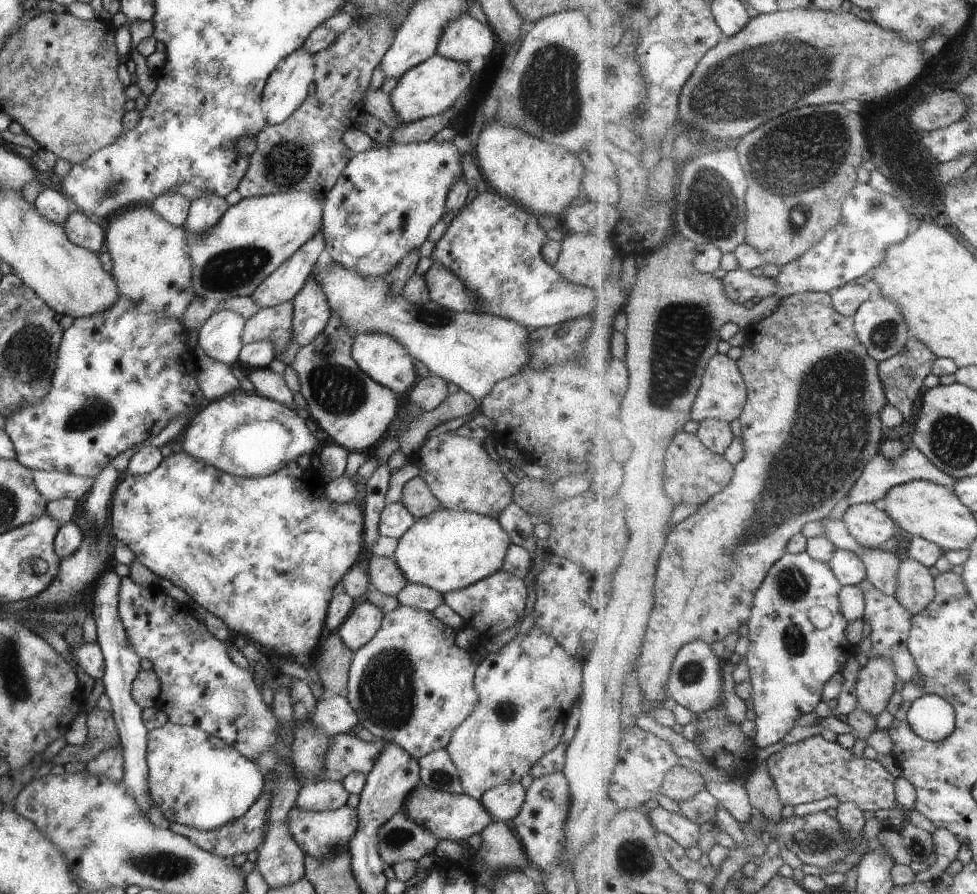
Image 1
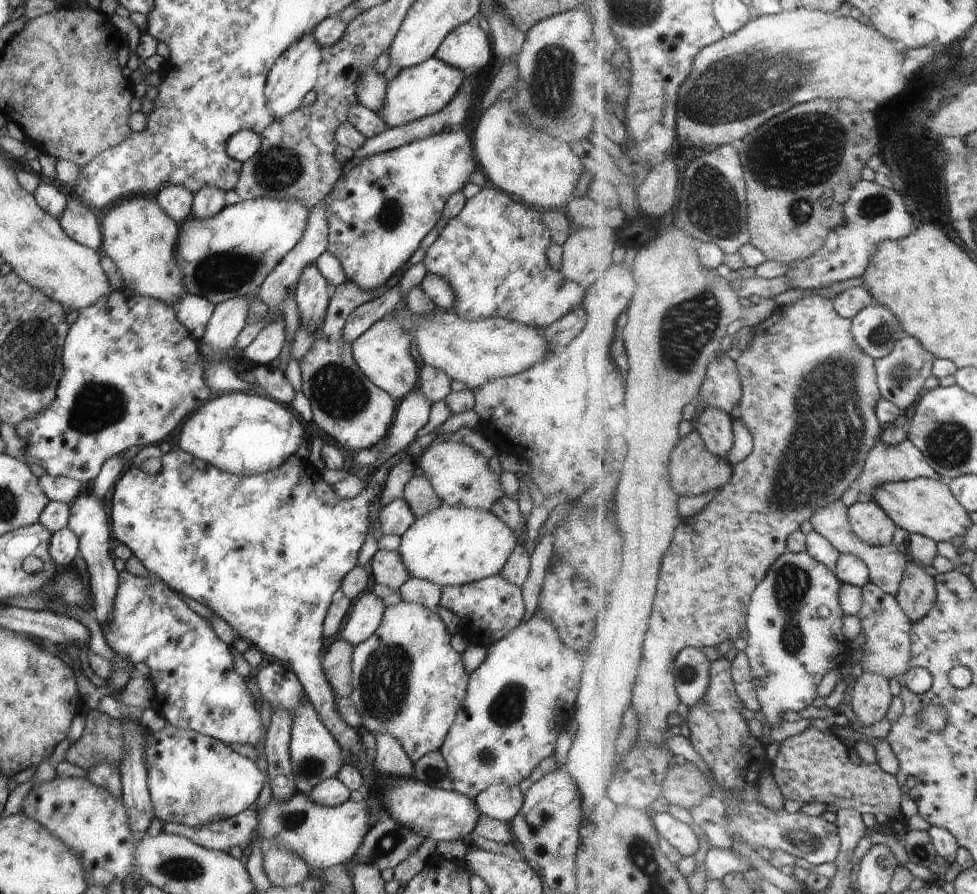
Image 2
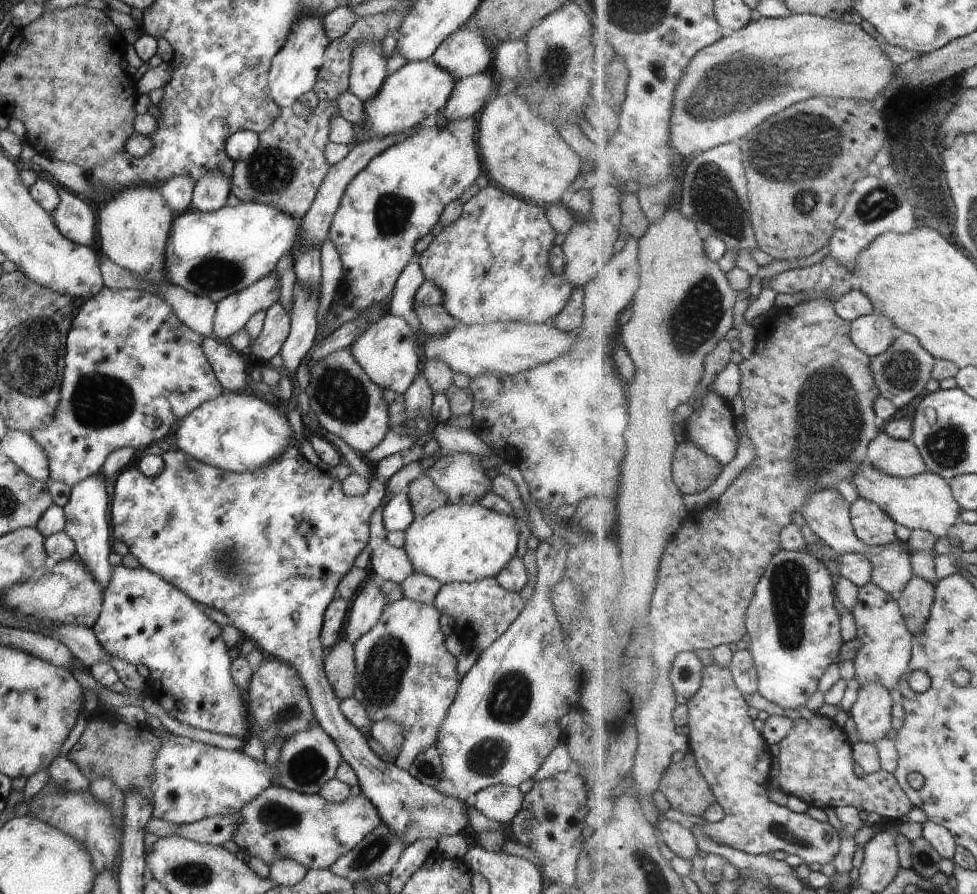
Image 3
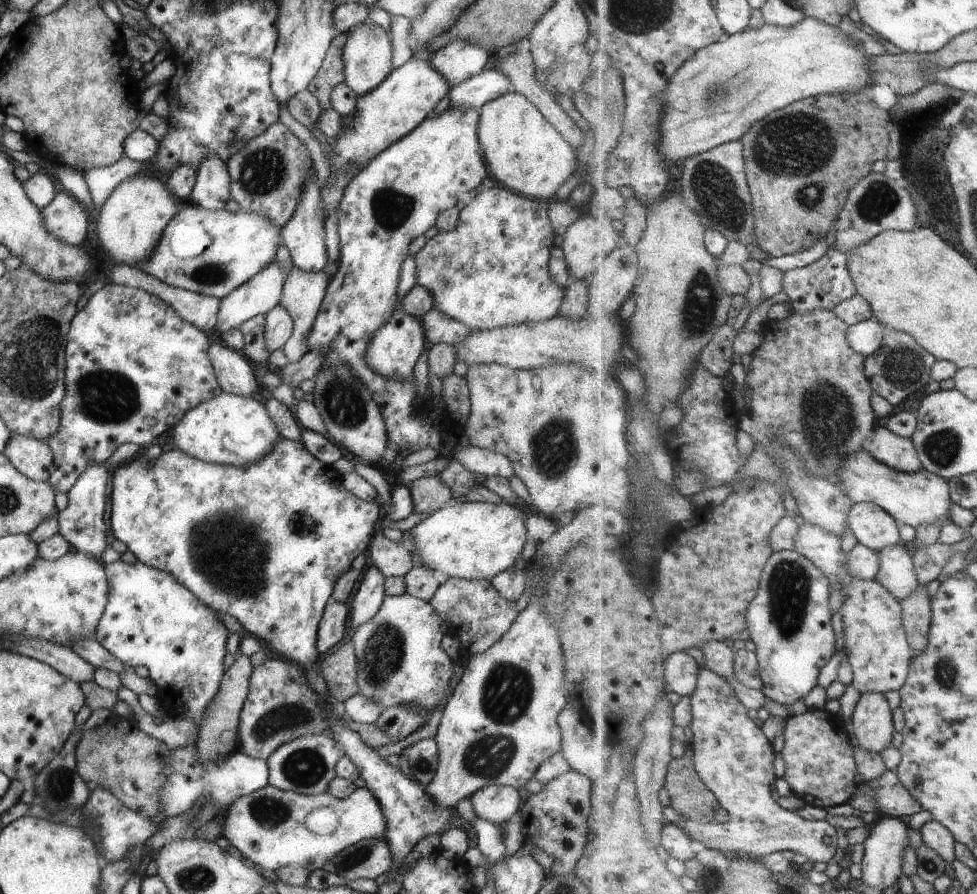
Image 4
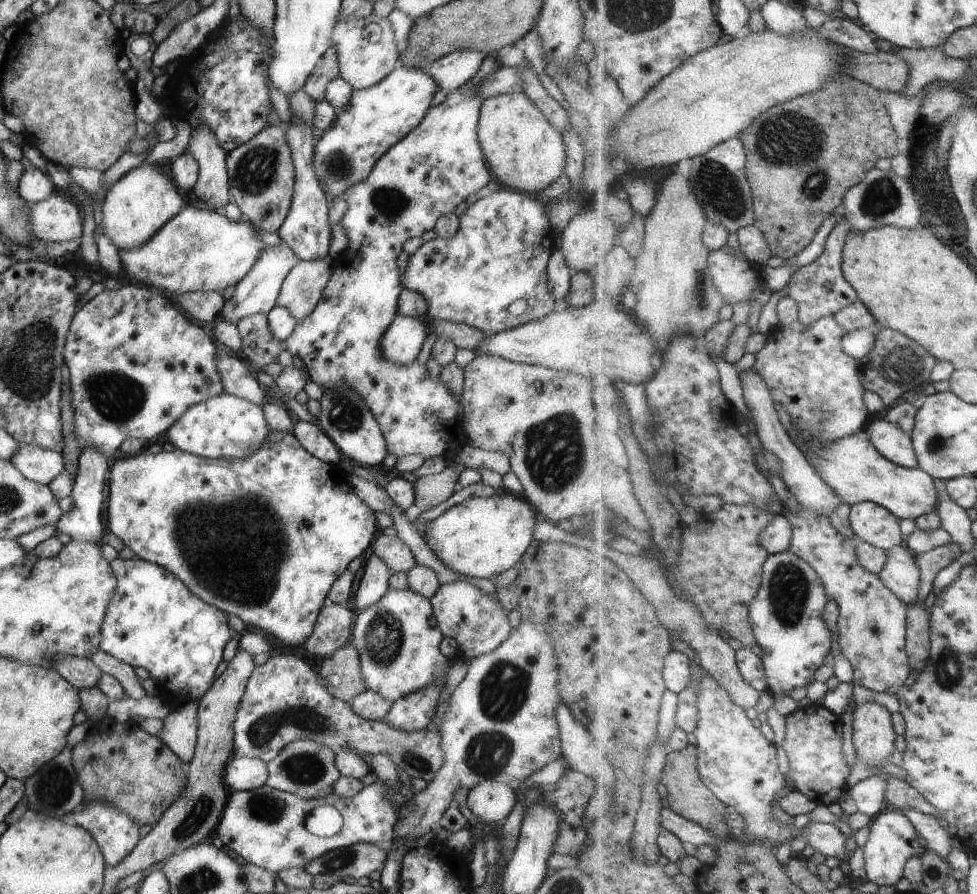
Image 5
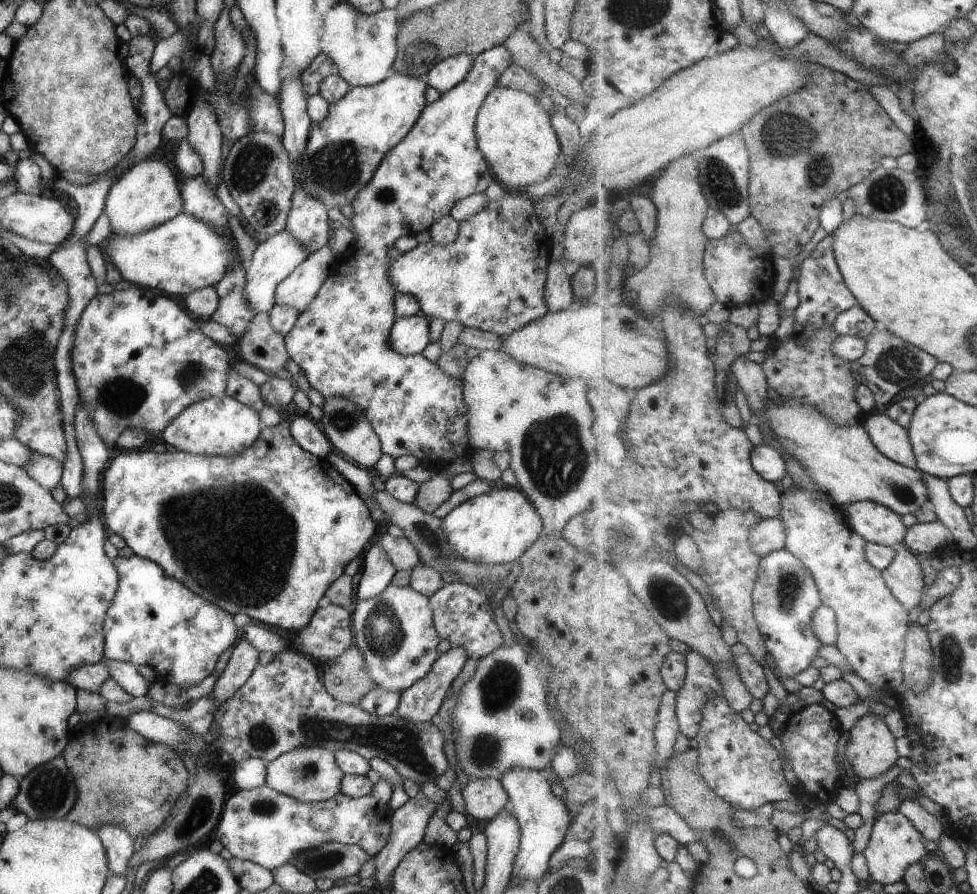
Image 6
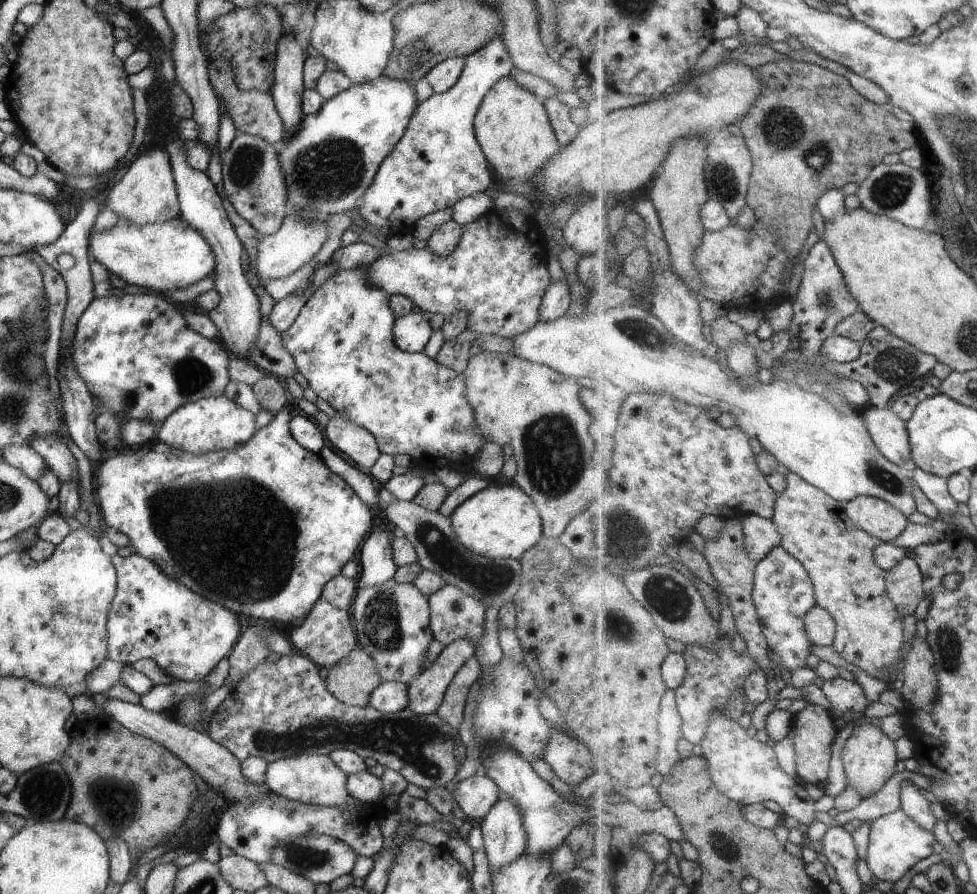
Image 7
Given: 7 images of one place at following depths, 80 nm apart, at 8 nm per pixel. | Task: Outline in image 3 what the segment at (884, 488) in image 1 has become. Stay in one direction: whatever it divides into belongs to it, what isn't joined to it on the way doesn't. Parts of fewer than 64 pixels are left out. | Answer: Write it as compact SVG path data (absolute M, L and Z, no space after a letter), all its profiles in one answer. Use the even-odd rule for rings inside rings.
M884 430L870 442L867 462L894 477L907 478L929 471L912 440L893 438Z

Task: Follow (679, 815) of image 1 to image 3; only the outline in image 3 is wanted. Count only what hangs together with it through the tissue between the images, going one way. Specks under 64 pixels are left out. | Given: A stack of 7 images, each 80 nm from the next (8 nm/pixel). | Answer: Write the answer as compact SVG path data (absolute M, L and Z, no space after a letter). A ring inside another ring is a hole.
M664 816L661 817L656 829L659 840L663 841L676 856L687 861L697 858L697 854L699 854L697 840L689 829L667 820Z

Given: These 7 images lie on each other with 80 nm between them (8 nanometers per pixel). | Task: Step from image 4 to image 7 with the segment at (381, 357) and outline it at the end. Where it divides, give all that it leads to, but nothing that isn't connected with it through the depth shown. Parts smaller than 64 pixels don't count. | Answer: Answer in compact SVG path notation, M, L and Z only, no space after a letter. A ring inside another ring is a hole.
M414 308L401 318L395 319L392 326L393 342L402 351L410 354L419 353L432 331L428 319L423 316L423 311Z

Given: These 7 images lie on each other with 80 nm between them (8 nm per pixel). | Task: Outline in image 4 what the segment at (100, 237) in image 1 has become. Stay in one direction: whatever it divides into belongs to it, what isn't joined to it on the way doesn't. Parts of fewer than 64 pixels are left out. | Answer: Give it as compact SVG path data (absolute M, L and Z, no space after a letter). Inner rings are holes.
M61 188L39 214L43 228L69 246L79 246L87 236L87 210Z

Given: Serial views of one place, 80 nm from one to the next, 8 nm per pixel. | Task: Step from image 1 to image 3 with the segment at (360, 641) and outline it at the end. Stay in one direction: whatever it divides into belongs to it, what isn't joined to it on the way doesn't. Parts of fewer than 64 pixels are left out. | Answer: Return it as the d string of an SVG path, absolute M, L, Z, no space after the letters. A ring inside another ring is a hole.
M370 577L351 602L344 633L350 643L373 626L385 606L386 600L379 584L379 579Z

